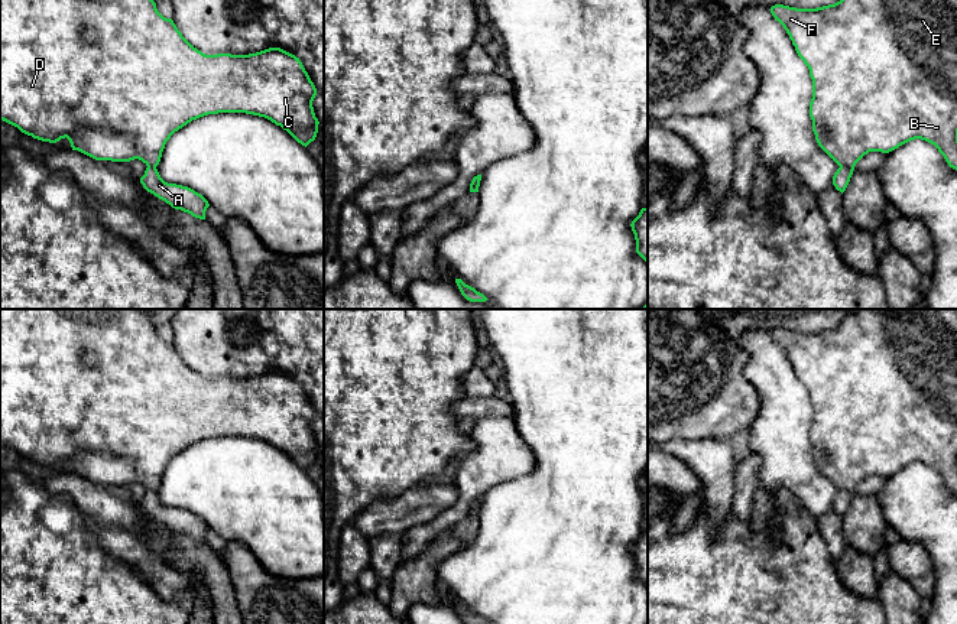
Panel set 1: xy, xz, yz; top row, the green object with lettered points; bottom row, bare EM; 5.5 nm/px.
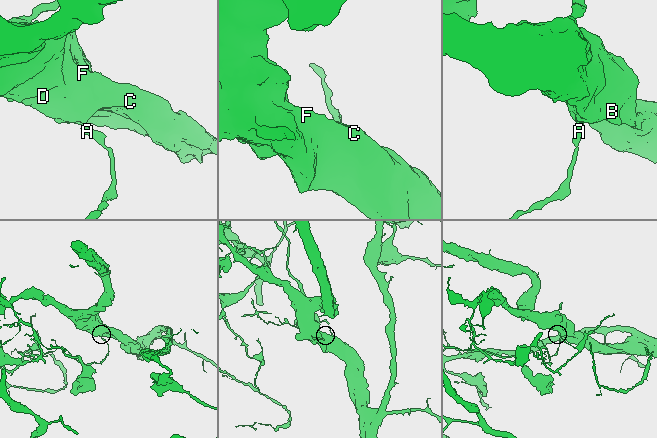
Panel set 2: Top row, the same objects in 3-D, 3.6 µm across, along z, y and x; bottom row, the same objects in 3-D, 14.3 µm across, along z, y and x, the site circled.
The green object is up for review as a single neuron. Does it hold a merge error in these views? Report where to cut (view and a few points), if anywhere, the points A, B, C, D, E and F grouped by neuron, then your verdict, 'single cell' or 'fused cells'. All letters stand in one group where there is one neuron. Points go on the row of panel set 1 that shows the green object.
cut yz (840, 165), (852, 171); groups A / B C D E F; fused cells

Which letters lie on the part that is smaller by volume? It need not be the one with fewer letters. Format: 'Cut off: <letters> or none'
Cut off: A

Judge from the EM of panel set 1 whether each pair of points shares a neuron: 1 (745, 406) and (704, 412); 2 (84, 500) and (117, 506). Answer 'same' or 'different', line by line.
1: same
2: same

